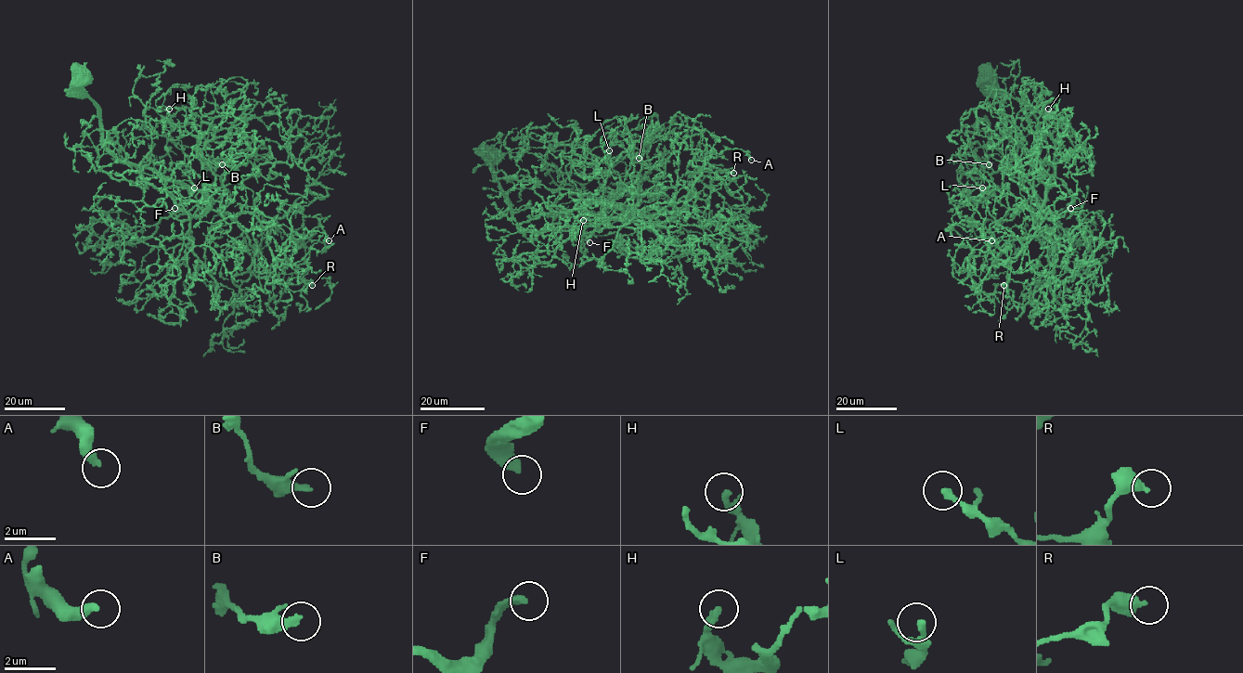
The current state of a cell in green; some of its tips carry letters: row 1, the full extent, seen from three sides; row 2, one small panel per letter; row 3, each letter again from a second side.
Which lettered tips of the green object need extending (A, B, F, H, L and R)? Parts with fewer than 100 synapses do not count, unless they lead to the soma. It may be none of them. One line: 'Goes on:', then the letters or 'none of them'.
Goes on: F

